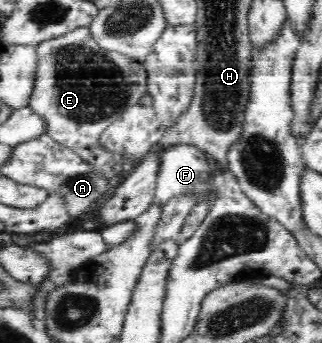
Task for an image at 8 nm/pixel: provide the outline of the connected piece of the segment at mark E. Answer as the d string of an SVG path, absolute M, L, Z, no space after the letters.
M85 26L44 41L38 47L38 56L35 89L28 105L47 119L45 132L55 142L95 165L105 177L113 177L113 166L123 163L125 157L105 149L100 144L101 134L122 111L148 93L144 63L102 48Z

